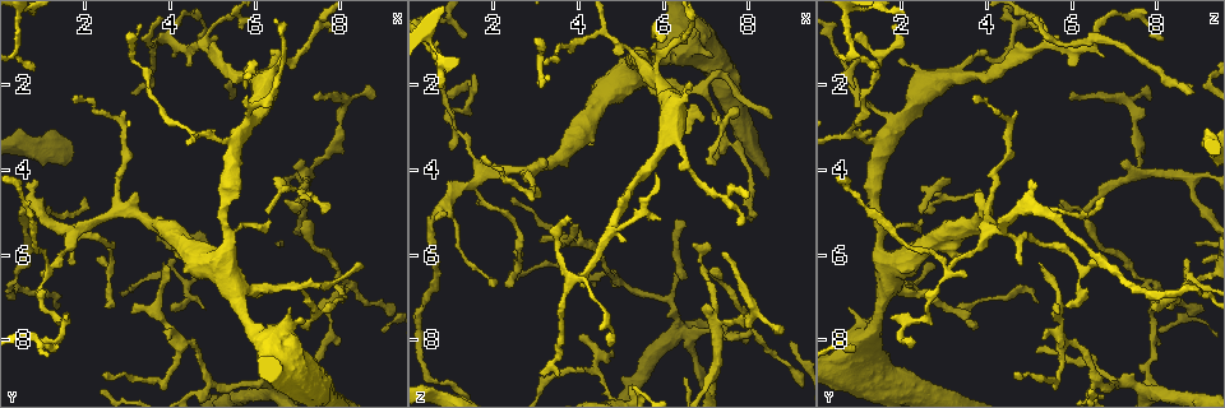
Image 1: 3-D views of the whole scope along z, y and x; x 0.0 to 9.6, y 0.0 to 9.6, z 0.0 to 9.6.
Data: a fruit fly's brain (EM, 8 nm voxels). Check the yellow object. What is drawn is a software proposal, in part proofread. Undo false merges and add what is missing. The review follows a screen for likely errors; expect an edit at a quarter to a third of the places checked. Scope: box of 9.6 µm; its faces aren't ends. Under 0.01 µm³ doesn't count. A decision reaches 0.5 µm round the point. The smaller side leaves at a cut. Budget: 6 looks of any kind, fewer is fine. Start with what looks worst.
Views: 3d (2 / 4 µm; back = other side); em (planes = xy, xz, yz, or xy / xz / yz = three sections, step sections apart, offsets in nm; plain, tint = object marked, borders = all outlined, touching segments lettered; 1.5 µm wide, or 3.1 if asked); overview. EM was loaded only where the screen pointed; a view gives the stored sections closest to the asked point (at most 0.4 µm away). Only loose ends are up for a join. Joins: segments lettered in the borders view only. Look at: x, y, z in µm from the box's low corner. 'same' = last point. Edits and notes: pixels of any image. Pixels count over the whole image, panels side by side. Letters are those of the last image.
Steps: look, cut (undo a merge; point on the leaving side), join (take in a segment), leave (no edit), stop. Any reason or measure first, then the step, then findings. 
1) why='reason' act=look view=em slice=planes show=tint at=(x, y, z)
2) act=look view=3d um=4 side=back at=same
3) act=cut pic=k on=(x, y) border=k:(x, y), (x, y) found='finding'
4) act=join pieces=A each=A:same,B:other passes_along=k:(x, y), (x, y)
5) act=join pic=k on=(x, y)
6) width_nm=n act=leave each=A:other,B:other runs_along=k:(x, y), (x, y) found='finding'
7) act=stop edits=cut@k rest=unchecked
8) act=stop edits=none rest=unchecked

why='branch stops here' act=look view=em slice=planes show=borders at=(0.90, 4.20, 5.05)

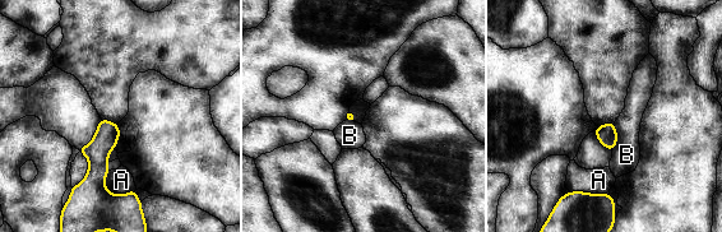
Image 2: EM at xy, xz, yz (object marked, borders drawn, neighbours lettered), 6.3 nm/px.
act=leave each=A:other,B:other border=2:(615, 123), (616, 147), (612, 151) found='none of them fits'

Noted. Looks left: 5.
why='thin neck' act=look view=3d um=2 at=(3.95, 0.85, 6.55)

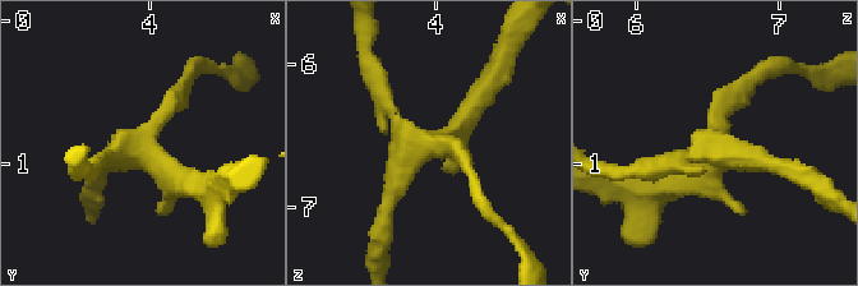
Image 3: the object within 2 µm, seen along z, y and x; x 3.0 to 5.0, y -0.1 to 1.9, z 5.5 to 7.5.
arms=4 act=look view=em slice=planes show=tint at=(3.92, 0.90, 6.54)

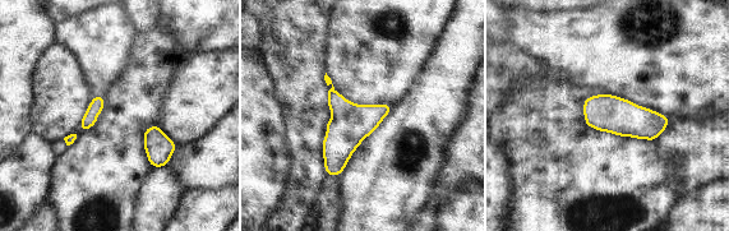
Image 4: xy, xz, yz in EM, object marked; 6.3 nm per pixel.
why='see the neighbours' act=look view=em slice=planes show=borders at=same

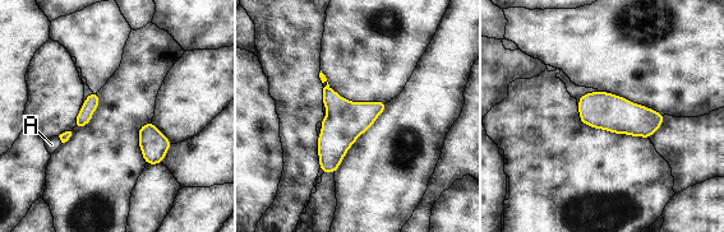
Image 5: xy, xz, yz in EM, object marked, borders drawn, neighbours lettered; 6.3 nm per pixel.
act=leave each=A:other found='continuous, no second cell'

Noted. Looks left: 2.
act=look view=em slice=planes show=borders at=(7.20, 7.60, 1.40)

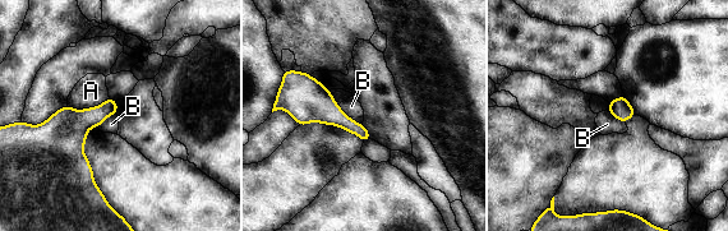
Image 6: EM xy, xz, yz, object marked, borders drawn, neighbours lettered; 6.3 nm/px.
longest_contact=A:260nm act=leave each=A:other,B:other border=6:(337, 105), (362, 124) found='none of them fits'

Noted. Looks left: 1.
act=stop edits=none rest=unchecked

